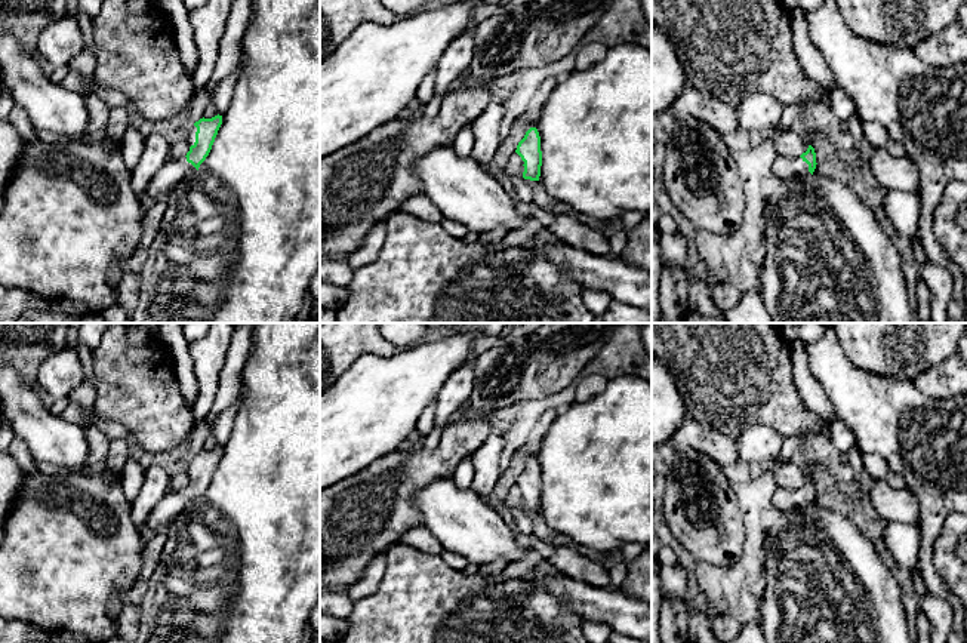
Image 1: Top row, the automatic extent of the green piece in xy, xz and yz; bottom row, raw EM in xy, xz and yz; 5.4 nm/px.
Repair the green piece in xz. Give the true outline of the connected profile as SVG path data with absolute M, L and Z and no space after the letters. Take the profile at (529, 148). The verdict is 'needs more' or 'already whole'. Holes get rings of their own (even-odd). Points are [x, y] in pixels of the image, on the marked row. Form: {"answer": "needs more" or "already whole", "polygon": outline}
{"answer": "already whole", "polygon": "M530 127L518 142L515 153L524 161L523 178L539 181L542 166L541 136L536 127Z"}

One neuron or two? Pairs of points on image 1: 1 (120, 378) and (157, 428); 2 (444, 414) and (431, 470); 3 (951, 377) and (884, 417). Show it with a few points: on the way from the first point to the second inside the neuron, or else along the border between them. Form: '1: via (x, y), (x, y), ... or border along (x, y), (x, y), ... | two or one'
1: via (132, 390), (157, 417) | one
2: border along (458, 415), (442, 431) | two
3: border along (912, 381), (927, 396), (938, 399), (951, 397) | two

